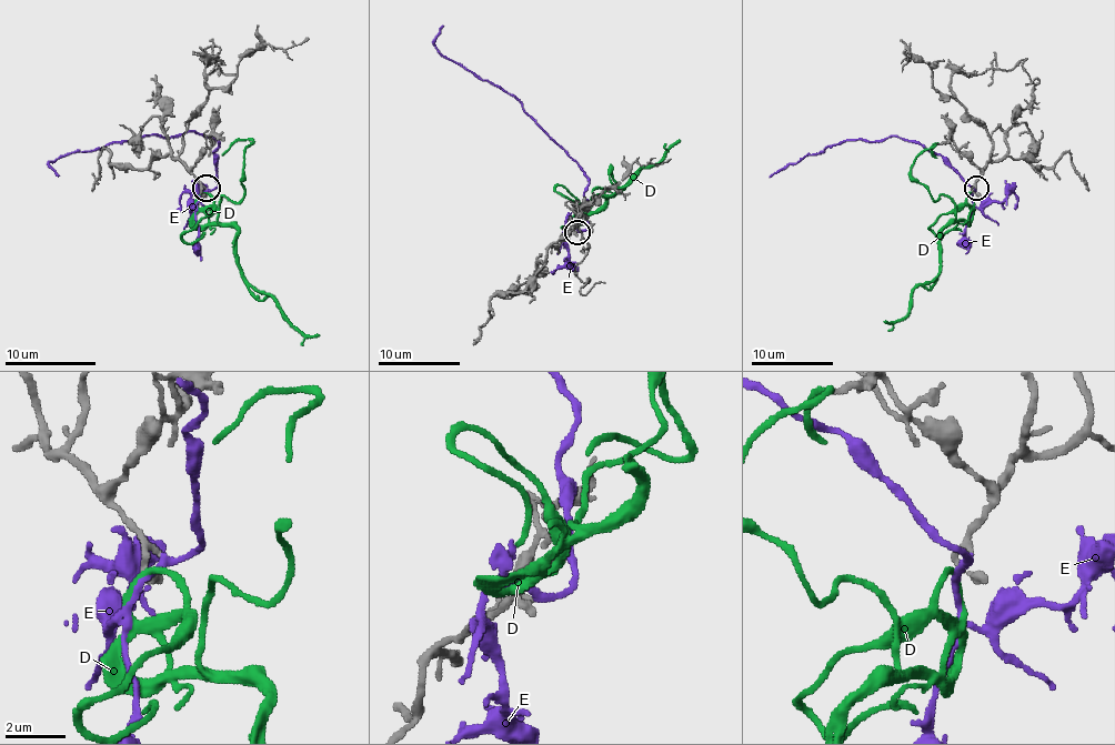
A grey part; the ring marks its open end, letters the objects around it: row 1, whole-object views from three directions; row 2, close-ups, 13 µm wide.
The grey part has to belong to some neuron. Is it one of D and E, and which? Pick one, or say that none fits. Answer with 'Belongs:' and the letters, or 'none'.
Belongs: E

